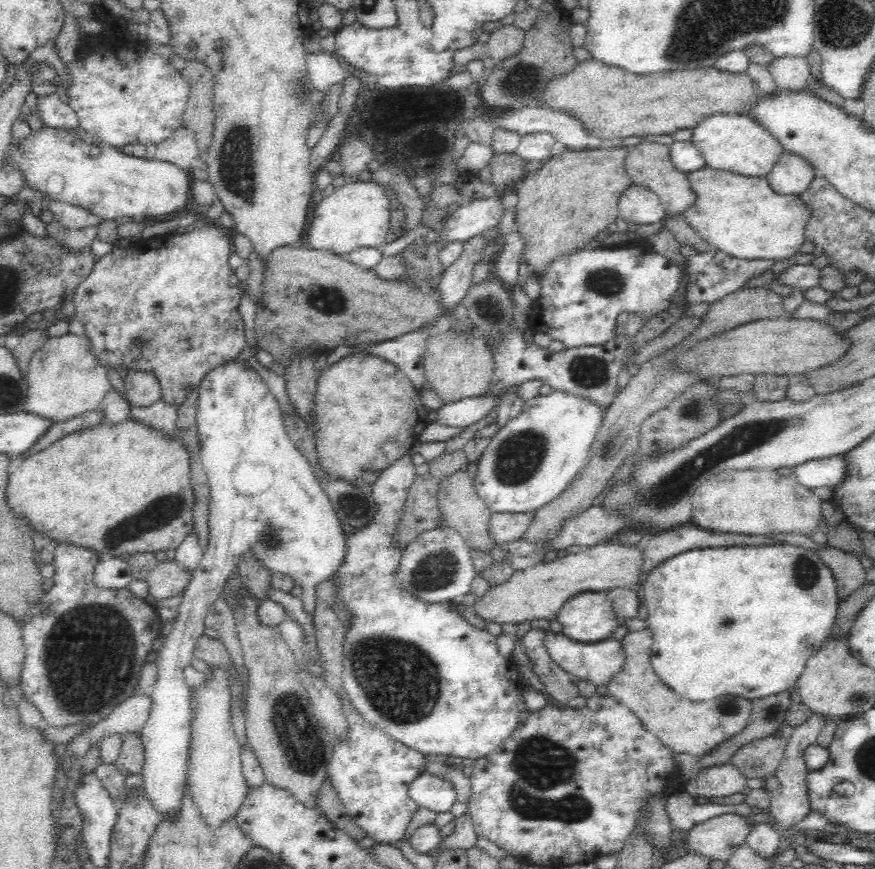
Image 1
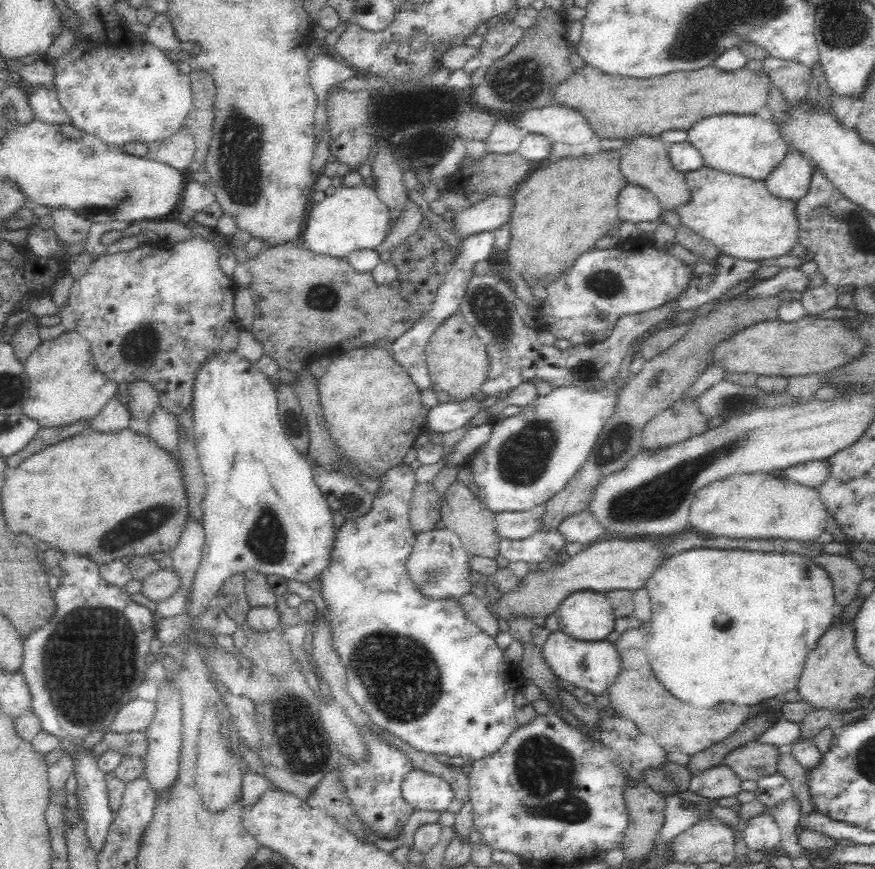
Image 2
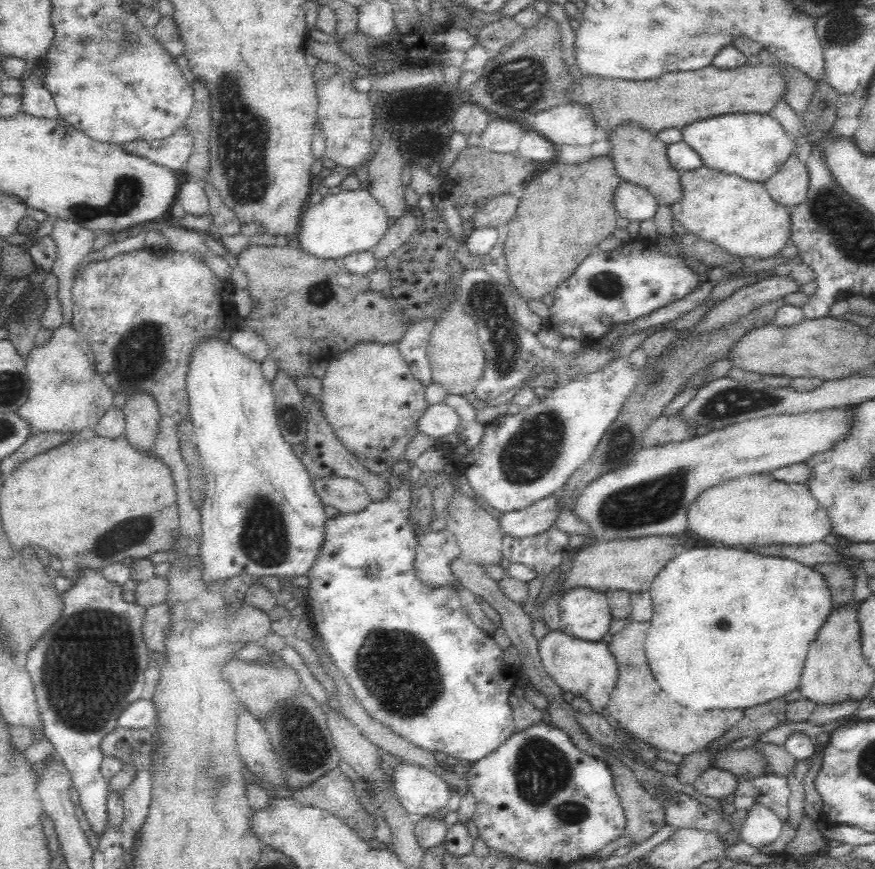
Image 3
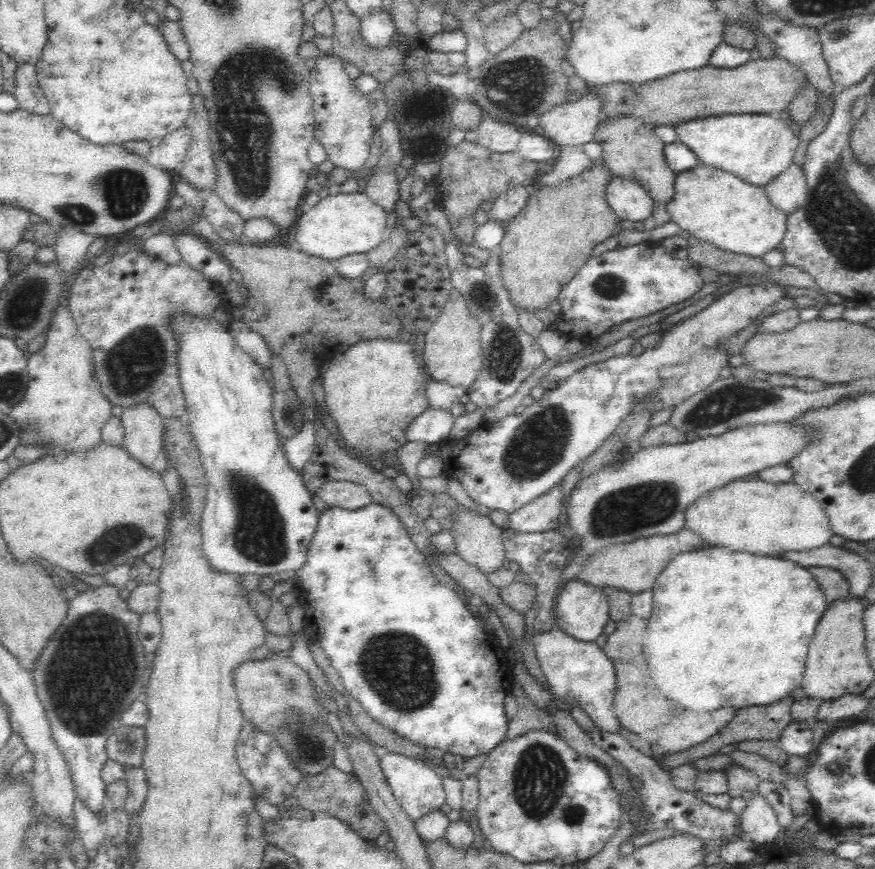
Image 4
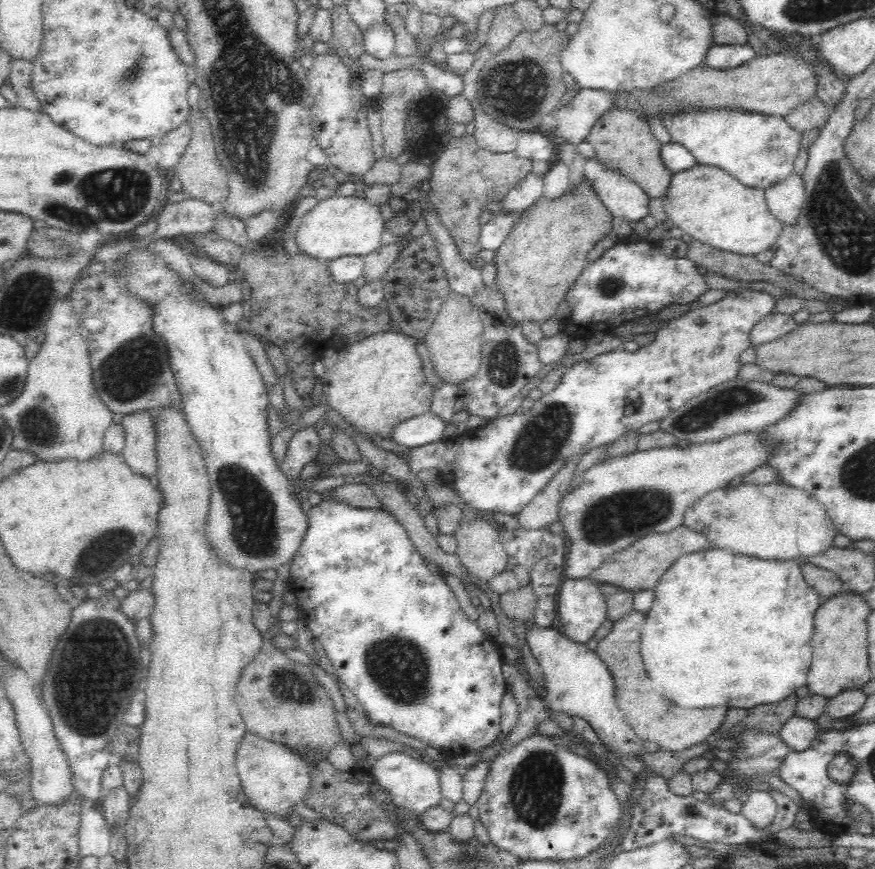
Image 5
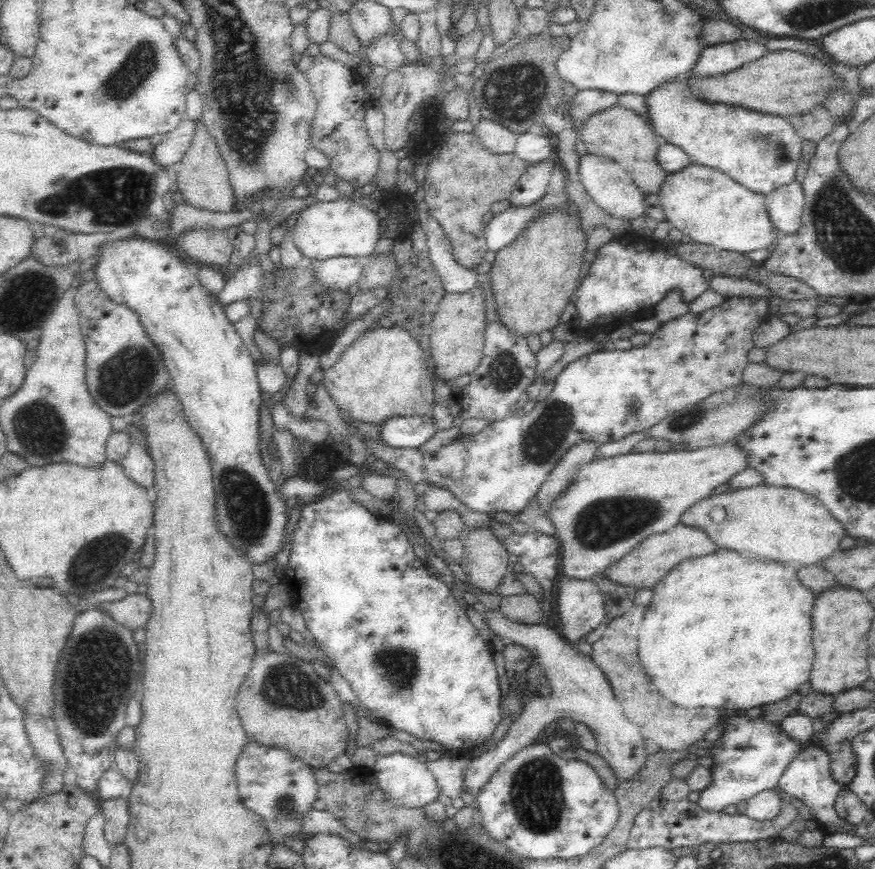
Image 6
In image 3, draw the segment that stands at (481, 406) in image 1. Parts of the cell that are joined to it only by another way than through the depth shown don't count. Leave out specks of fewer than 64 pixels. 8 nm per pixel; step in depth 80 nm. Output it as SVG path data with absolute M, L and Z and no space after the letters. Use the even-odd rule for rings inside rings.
M447 403L428 405L424 414L418 418L418 432L435 439L454 433L460 418L454 408Z

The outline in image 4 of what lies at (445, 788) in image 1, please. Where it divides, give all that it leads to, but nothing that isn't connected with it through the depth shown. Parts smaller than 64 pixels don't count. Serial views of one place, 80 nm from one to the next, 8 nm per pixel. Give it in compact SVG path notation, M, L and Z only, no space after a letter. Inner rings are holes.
M383 751L379 757L380 769L386 783L396 798L402 810L406 811L408 818L414 823L428 812L439 809L445 803L445 791L442 777L436 774L433 764L429 765L417 759L398 754L396 752Z

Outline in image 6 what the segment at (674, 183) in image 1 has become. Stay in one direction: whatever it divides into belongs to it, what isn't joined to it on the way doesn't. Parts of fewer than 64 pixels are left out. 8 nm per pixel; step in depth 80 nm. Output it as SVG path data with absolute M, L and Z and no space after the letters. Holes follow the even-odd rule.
M614 104L606 110L586 116L584 124L577 129L578 138L587 148L588 153L607 156L626 169L634 185L644 194L658 193L667 173L658 165L656 152L661 141L652 131L652 127L641 115L620 104Z

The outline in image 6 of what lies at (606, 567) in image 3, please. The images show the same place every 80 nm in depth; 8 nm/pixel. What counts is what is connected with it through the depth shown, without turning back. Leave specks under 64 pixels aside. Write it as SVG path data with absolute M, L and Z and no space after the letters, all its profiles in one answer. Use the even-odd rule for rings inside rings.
M680 523L657 535L648 536L625 557L611 564L604 573L610 580L615 580L620 584L632 585L636 588L642 586L652 588L663 576L666 576L667 572L683 560L704 556L718 549L720 549L719 546L710 540L705 530Z

